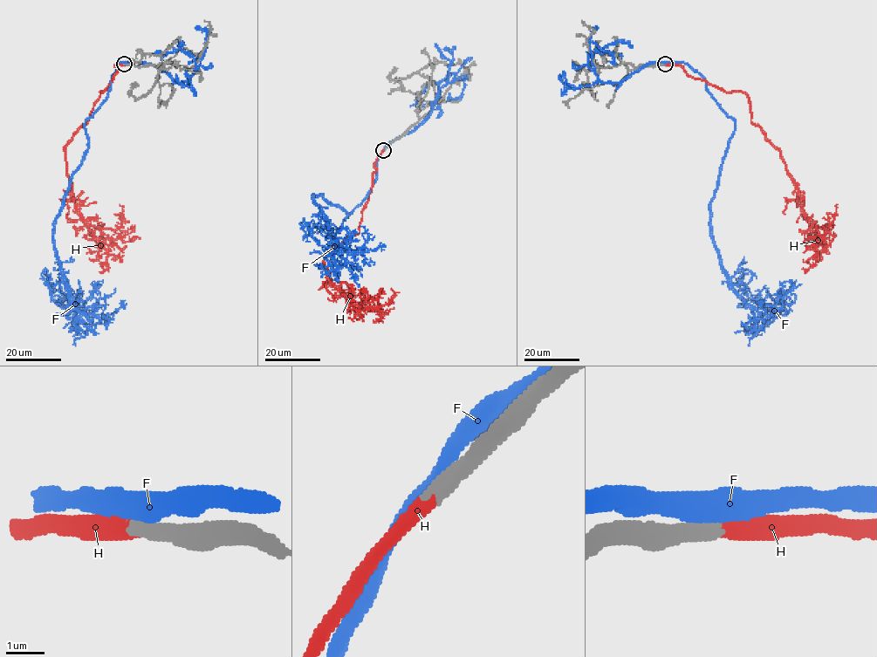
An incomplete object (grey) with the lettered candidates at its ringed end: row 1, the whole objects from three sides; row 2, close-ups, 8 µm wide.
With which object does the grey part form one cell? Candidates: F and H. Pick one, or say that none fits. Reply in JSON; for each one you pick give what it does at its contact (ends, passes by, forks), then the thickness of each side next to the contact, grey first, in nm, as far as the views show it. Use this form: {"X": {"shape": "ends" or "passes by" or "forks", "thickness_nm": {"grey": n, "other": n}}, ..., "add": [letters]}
{"H": {"shape": "ends", "thickness_nm": {"grey": 420, "other": 400}}, "add": ["H"]}

